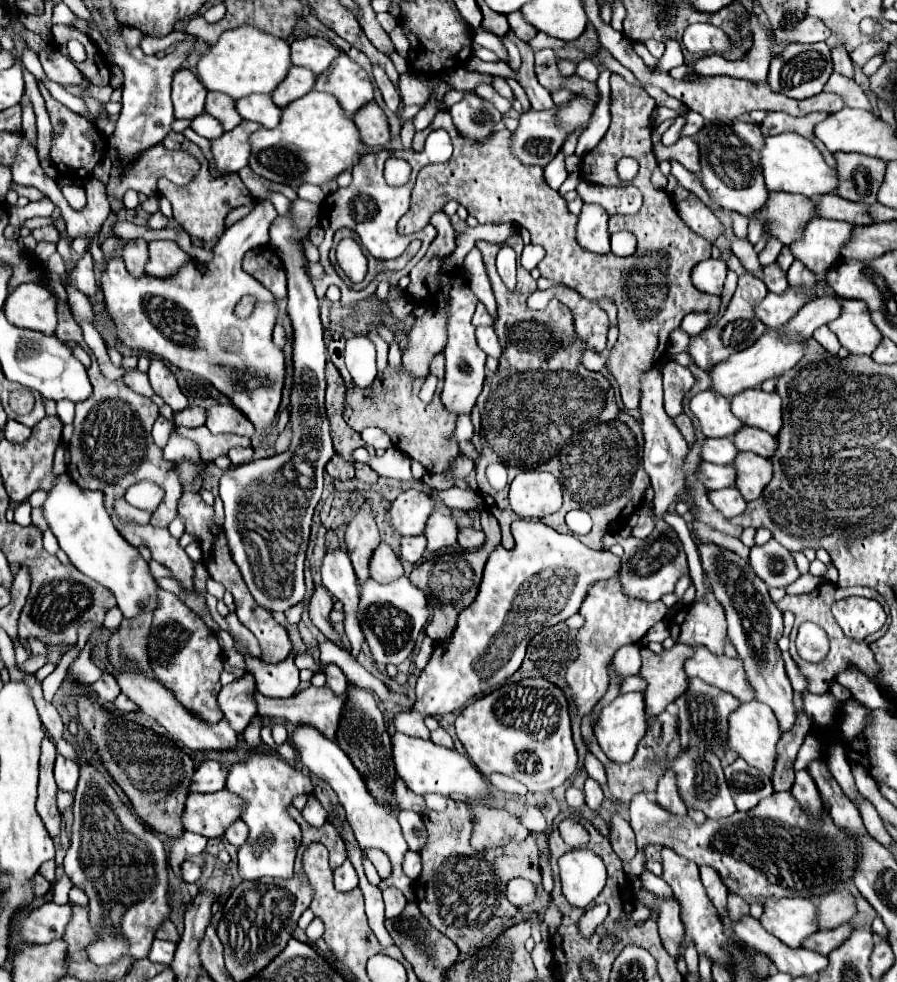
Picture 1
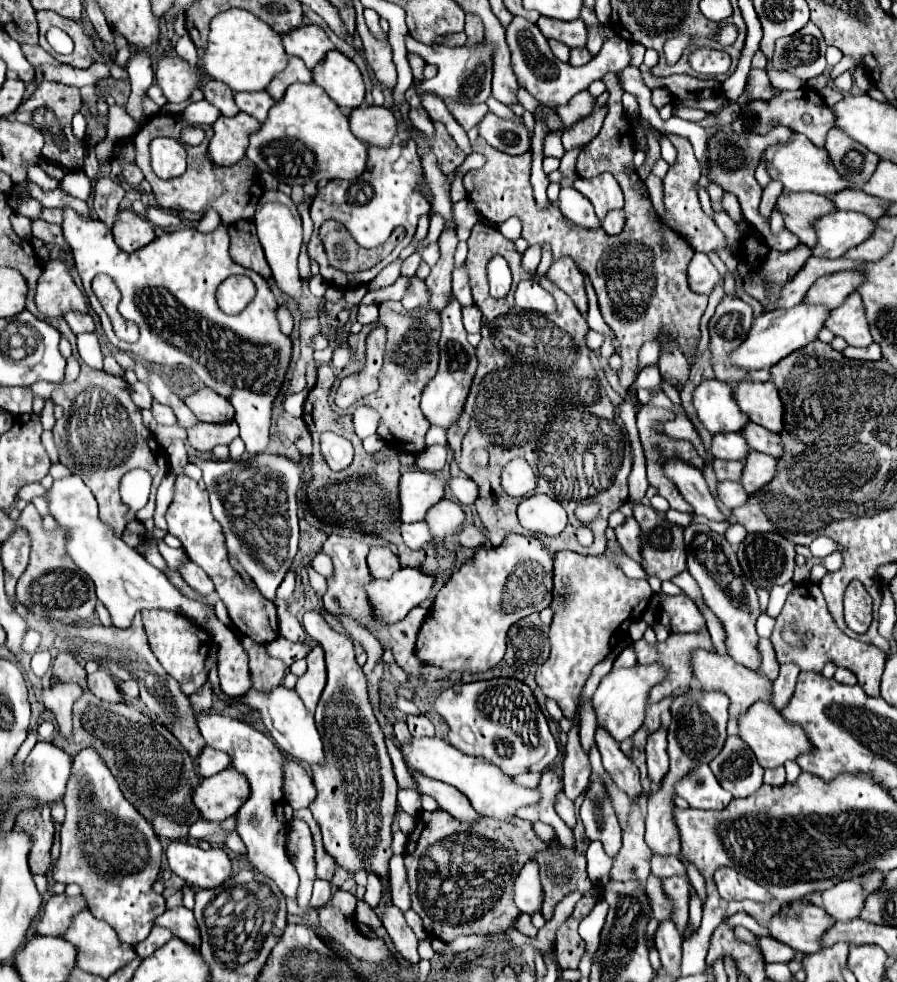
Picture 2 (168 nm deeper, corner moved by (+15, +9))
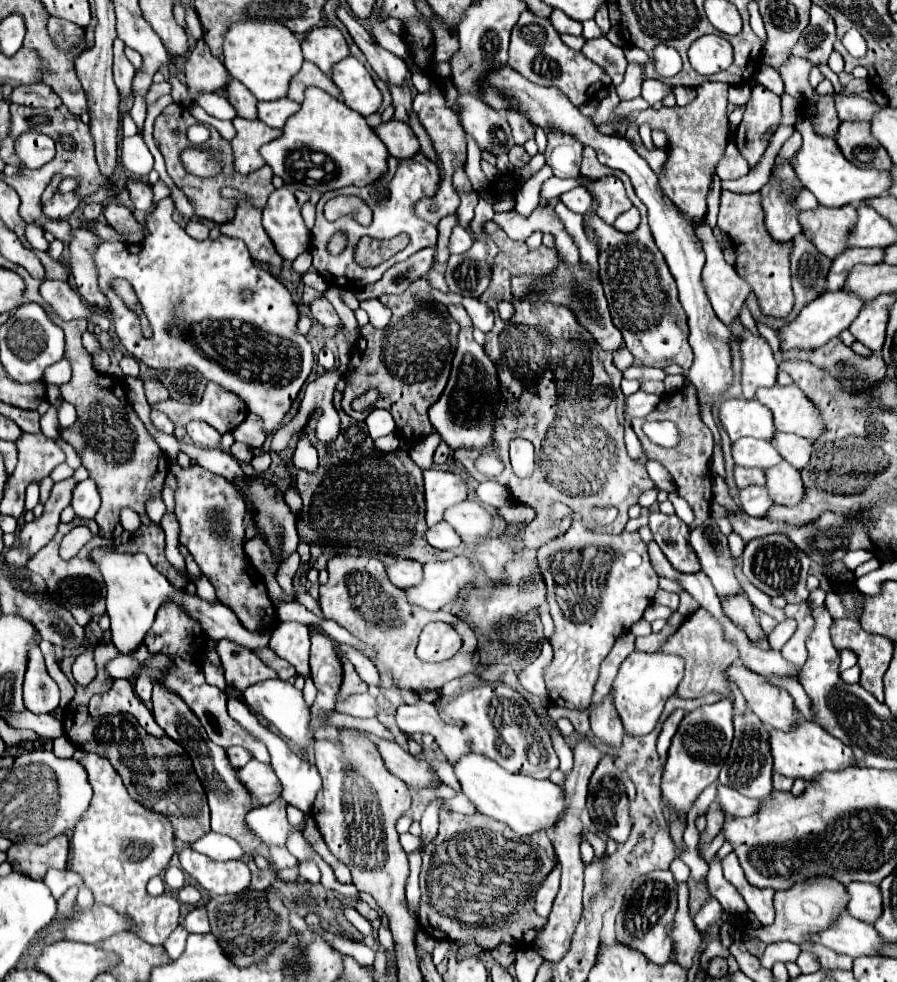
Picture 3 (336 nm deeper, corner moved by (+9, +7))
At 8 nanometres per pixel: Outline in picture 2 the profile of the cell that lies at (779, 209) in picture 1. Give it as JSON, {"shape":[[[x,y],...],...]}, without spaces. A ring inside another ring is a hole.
{"shape":[[[782,192],[776,200],[776,210],[782,214],[786,228],[800,238],[802,244],[814,246],[816,244],[816,232],[812,230],[812,222],[818,216],[830,214],[834,204],[820,194],[812,192]]]}

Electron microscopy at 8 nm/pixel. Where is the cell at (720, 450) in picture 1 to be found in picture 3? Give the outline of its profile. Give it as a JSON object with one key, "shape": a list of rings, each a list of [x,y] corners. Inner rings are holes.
{"shape":[[[742,438],[732,444],[732,456],[738,466],[744,468],[772,468],[782,462],[782,456],[776,452],[776,448],[766,440],[756,438]]]}

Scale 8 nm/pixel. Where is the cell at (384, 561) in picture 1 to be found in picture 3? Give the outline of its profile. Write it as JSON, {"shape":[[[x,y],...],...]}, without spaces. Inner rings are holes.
{"shape":[[[394,558],[386,566],[386,574],[390,582],[398,588],[410,588],[414,584],[422,582],[422,564],[416,560],[406,560],[406,558]]]}

